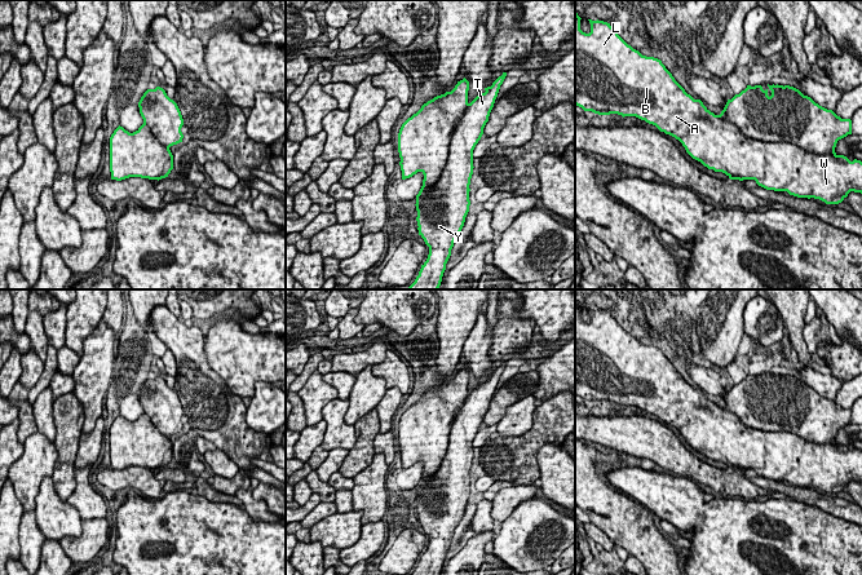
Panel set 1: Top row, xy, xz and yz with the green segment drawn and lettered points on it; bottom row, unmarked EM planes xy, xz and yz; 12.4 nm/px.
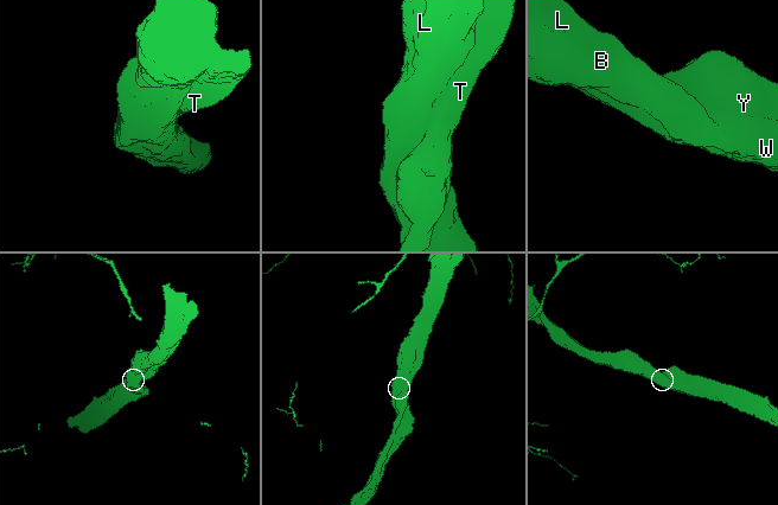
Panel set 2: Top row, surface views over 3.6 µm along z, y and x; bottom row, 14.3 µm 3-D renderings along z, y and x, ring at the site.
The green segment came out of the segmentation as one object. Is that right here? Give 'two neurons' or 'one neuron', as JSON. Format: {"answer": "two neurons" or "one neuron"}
{"answer": "one neuron"}

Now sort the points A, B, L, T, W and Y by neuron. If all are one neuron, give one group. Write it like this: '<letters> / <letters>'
A B L T W Y

